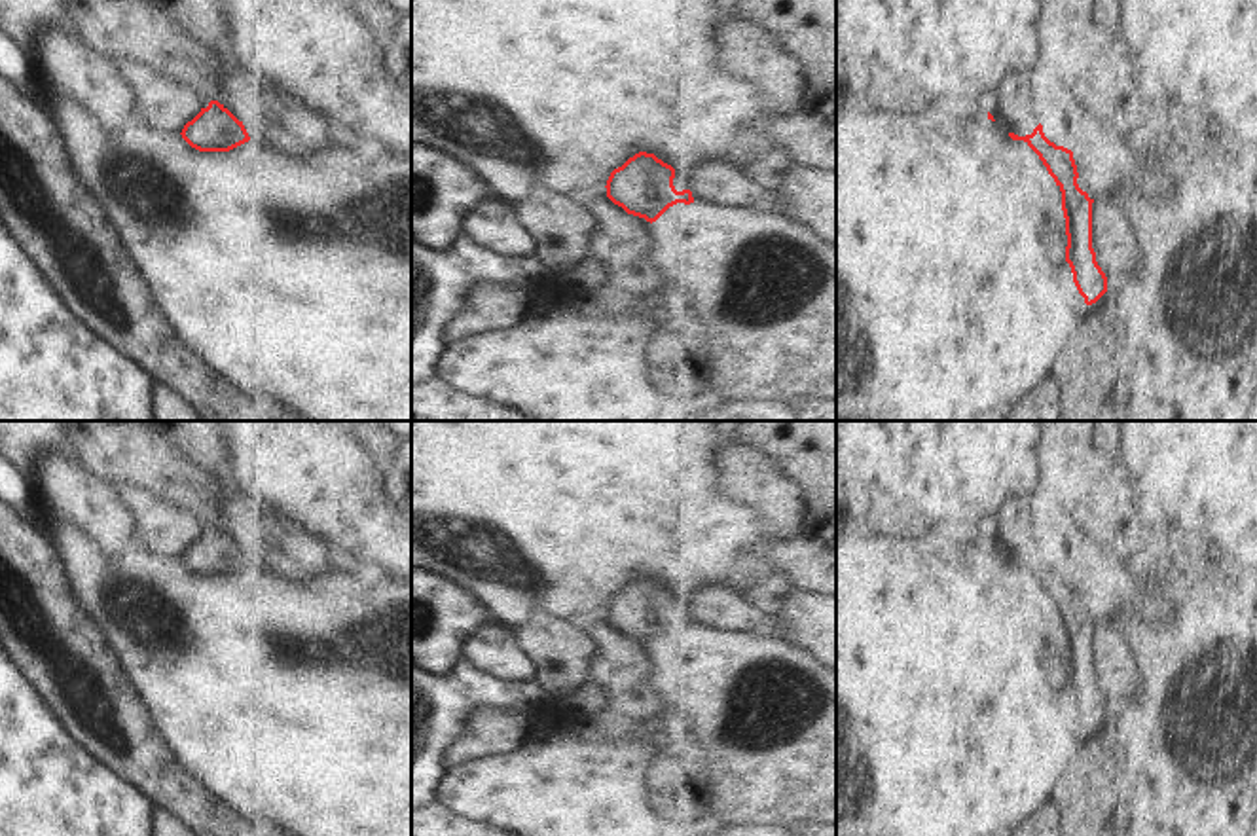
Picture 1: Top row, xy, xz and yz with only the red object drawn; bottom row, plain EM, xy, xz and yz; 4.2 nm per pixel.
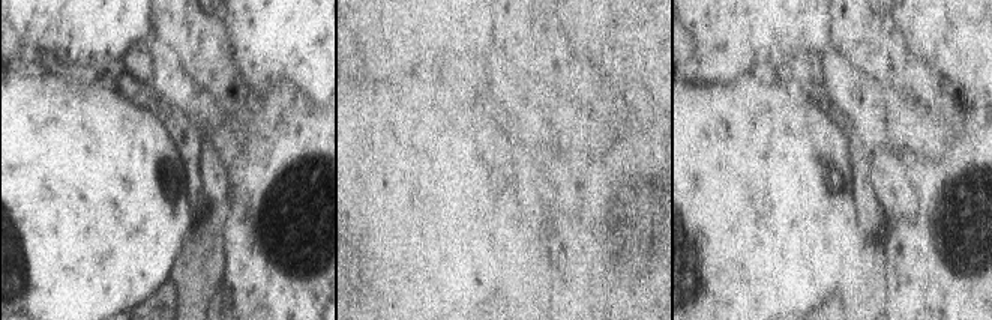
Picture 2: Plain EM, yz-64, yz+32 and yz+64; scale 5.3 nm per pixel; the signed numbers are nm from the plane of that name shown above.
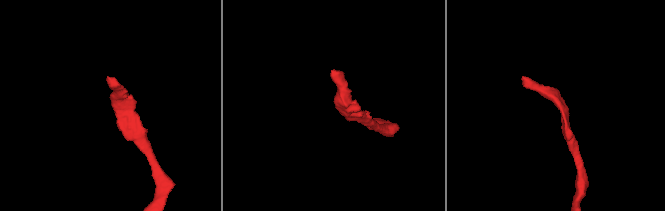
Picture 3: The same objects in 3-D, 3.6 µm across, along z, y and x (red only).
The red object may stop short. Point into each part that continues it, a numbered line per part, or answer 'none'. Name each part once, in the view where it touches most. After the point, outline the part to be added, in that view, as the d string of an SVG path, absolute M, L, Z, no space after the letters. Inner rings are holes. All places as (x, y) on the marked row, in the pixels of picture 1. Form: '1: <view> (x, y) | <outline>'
none

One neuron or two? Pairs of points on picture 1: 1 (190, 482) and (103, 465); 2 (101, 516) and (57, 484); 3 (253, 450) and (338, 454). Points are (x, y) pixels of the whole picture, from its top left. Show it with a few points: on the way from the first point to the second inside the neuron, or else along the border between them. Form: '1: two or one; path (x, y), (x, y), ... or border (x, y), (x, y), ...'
1: one; path (169, 476), (154, 465), (124, 465)
2: one; path (90, 505), (69, 491)
3: one; path (273, 450), (317, 450)

